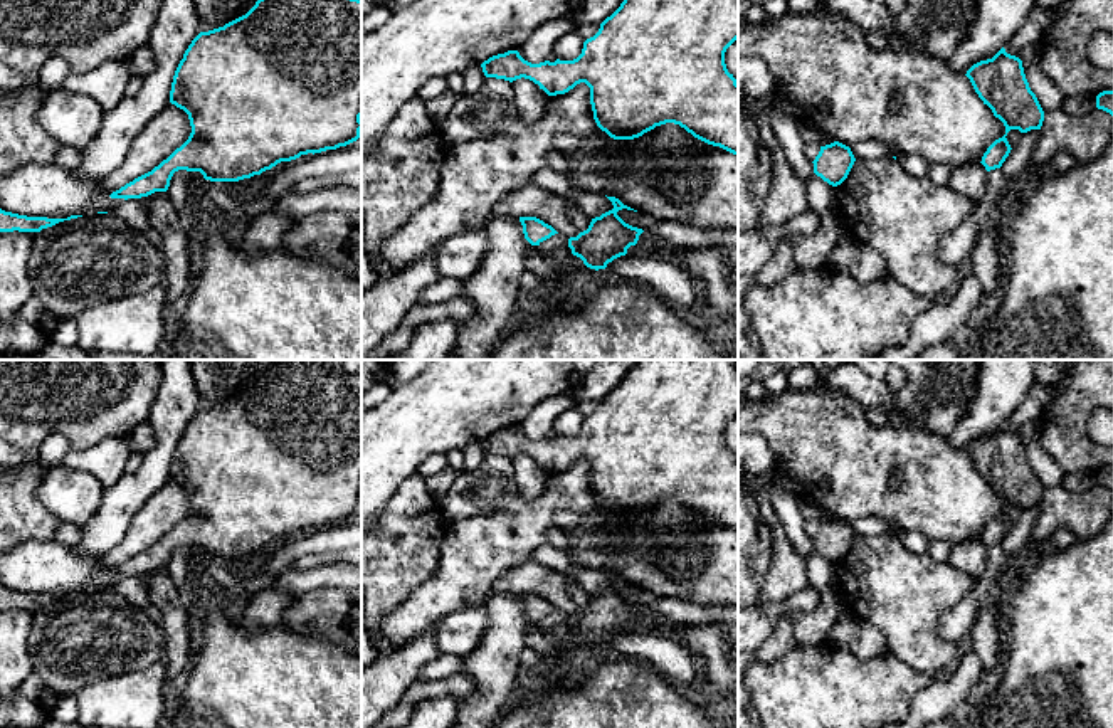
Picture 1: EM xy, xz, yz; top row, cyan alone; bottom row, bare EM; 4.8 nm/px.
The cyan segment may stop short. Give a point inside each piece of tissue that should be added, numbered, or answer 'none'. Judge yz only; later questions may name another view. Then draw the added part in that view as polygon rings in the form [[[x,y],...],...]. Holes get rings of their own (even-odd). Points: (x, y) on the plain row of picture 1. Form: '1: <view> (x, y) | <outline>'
none

